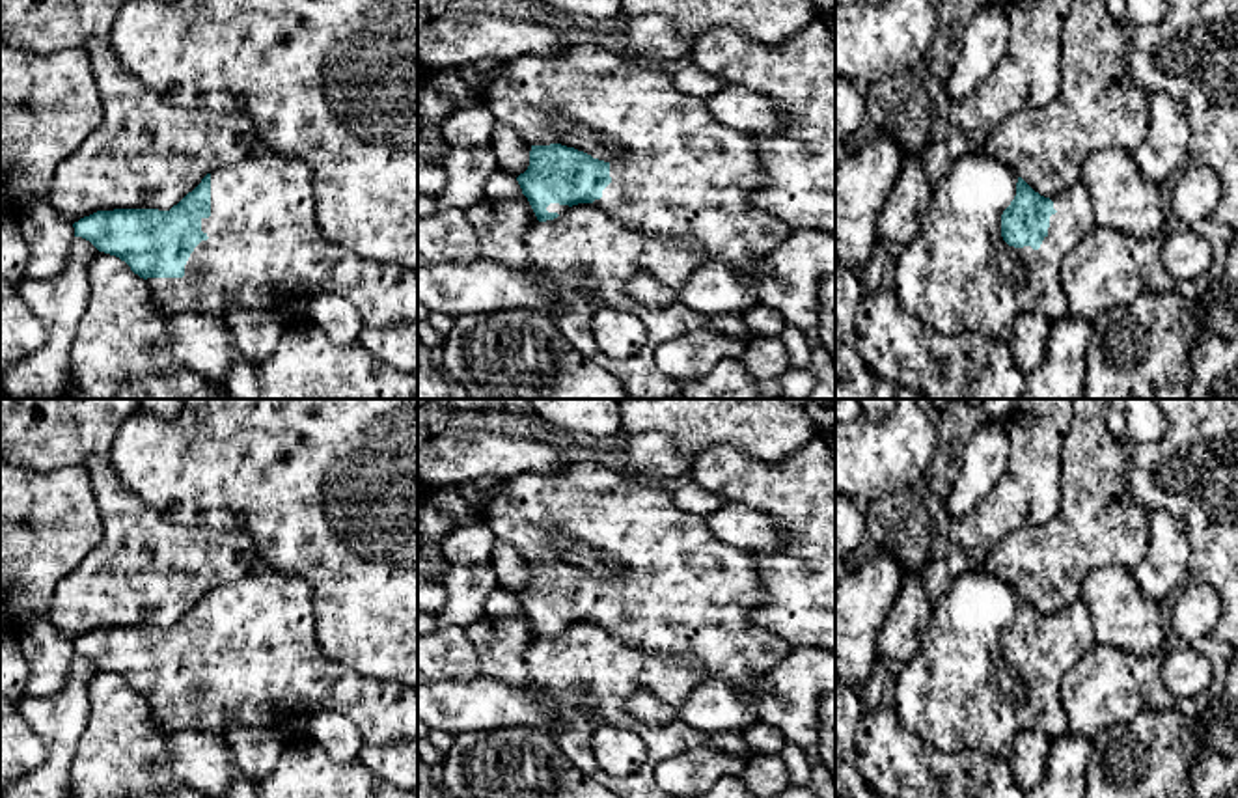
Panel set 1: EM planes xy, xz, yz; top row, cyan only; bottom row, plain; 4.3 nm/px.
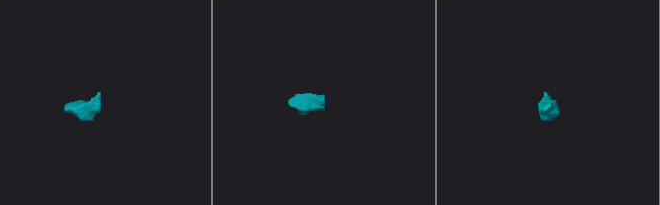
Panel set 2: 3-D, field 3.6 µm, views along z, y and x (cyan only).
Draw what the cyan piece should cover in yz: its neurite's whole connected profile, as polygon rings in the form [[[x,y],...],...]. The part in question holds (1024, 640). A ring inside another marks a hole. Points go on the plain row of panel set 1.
[[[984,567],[971,569],[934,602],[917,651],[895,677],[899,722],[940,753],[979,751],[1009,761],[1022,731],[1050,738],[1066,733],[1061,681],[1094,645],[1085,602],[1044,615]]]

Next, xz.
[[[597,461],[572,462],[571,466],[556,474],[524,474],[520,477],[502,479],[502,483],[490,492],[490,498],[487,502],[485,524],[492,530],[498,541],[503,541],[516,548],[531,563],[530,584],[516,595],[516,598],[539,640],[554,638],[572,623],[593,621],[597,626],[608,630],[628,647],[647,653],[662,653],[667,656],[694,656],[703,664],[708,679],[722,681],[736,688],[766,675],[770,669],[779,666],[792,651],[791,643],[783,641],[764,628],[759,628],[748,619],[748,613],[755,606],[761,606],[768,600],[768,593],[761,587],[757,554],[725,544],[708,530],[703,516],[695,516],[688,511],[679,509],[673,502],[671,492],[667,492],[654,481],[645,481],[641,477],[626,474],[619,466],[610,466]]]

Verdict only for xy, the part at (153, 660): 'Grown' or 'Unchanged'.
Grown

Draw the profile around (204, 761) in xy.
[[[183,727],[166,731],[166,742],[175,781],[205,796],[226,798],[233,779],[242,774],[226,736]]]

